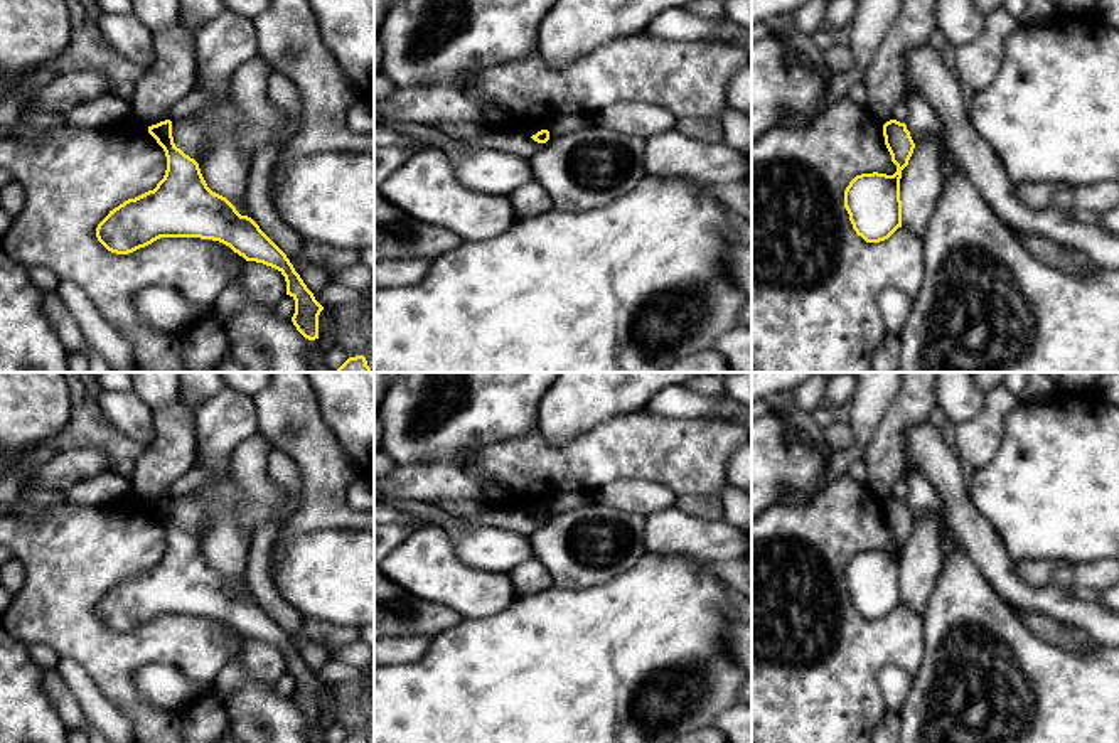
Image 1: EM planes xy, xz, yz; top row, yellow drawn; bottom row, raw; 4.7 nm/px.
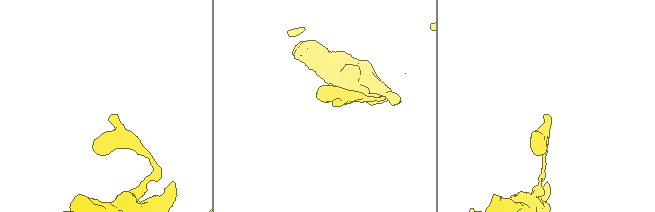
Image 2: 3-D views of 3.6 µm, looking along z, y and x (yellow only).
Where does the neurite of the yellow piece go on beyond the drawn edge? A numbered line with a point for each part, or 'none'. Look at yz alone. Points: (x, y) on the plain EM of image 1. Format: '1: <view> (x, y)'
none

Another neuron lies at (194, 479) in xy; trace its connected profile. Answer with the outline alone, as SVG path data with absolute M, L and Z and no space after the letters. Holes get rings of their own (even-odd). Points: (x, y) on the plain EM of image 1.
M194 467L182 478L175 480L169 489L169 497L184 495L201 489L209 480L209 472L206 468Z

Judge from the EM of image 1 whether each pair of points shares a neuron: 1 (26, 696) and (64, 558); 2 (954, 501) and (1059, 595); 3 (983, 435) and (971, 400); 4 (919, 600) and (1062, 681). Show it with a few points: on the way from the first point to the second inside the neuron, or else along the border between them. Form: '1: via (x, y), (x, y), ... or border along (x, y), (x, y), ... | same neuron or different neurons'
1: border along (17, 637), (27, 646) | different neurons
2: via (974, 533), (998, 570), (1027, 597) | same neuron
3: border along (986, 395), (981, 408), (956, 425) | different neurons
4: border along (942, 568), (929, 598), (929, 609), (920, 619) | different neurons

